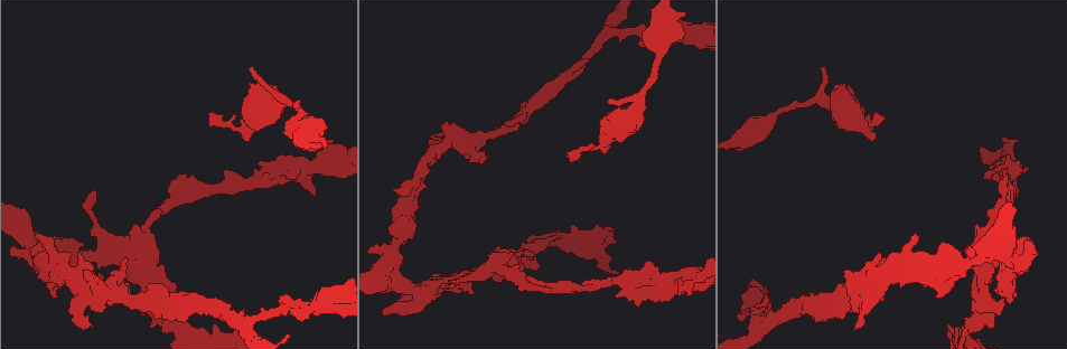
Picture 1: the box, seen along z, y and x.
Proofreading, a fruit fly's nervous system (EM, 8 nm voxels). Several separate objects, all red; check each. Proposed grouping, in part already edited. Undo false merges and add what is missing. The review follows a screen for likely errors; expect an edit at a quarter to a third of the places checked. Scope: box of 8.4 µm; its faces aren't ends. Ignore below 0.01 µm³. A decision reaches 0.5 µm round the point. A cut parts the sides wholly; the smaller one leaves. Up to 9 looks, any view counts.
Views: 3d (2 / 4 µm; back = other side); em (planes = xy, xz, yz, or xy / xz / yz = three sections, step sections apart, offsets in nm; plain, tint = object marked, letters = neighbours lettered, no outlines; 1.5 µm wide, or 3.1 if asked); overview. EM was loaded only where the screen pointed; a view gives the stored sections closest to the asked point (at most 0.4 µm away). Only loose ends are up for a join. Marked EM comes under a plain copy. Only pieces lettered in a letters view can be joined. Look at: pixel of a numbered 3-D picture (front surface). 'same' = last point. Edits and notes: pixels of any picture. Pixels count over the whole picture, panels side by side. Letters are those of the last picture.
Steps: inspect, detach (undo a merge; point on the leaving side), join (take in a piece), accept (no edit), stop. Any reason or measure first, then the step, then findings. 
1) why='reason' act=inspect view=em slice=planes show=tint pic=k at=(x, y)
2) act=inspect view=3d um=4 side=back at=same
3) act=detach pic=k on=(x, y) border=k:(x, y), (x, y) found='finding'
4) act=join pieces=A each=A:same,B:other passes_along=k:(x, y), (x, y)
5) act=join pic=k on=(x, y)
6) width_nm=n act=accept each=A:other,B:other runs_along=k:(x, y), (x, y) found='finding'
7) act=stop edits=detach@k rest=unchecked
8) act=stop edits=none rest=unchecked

why='branch stops here' act=inspect view=3d um=4 pic=1 at=(443, 128)

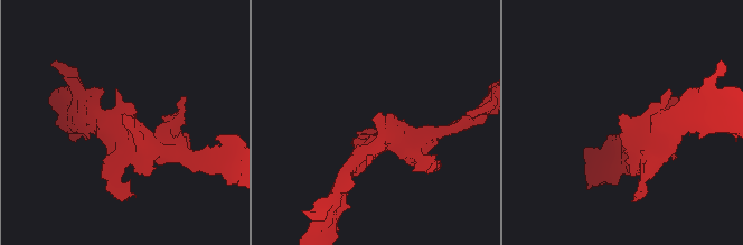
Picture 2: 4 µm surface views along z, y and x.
arm_widths_nm=220,360 why='shape alone is not enough' act=inspect view=em slice=xy step=4 show=letters pic=2 at=(624, 114)

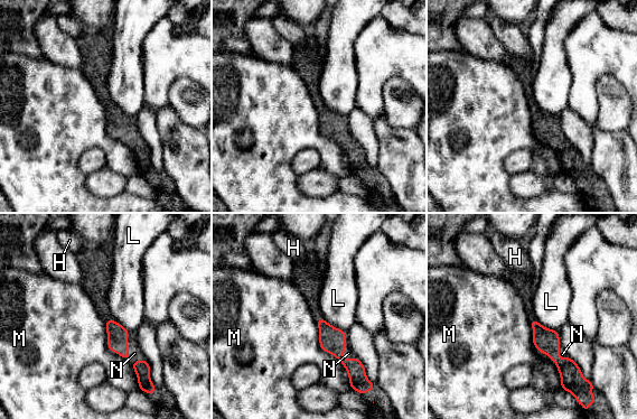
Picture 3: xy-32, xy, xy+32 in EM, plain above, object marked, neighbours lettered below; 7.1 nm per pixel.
why='another direction' act=inspect view=em slice=xz step=4 show=letters at=same

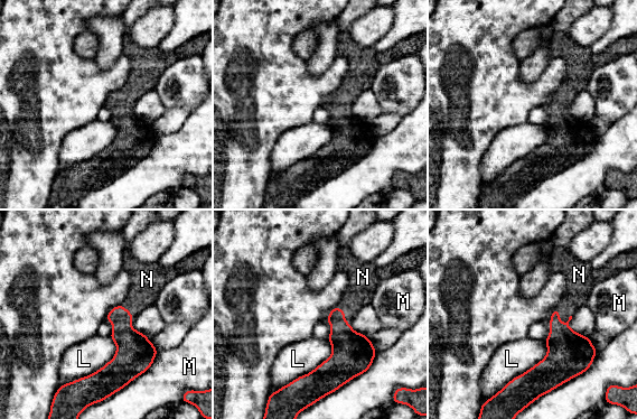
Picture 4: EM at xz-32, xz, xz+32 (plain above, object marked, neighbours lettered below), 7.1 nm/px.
act=join pieces=N each=L:other,M:other,N:same found='the neuron continues'

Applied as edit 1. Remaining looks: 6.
why='an open end' act=inspect view=em slice=xz step=4 show=letters pic=1 at=(561, 232)

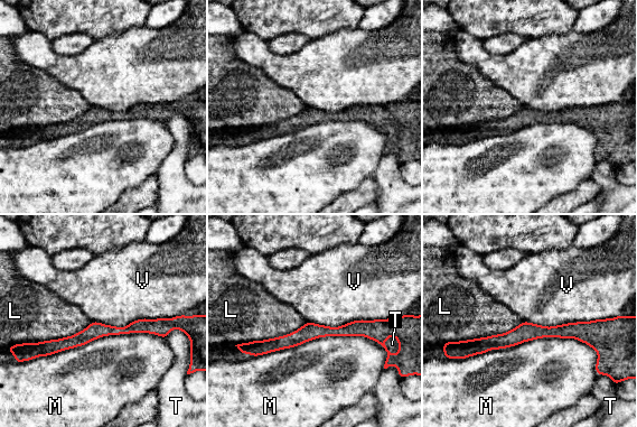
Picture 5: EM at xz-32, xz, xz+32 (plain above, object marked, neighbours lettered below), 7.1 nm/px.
act=inspect view=em slice=planes show=letters at=same

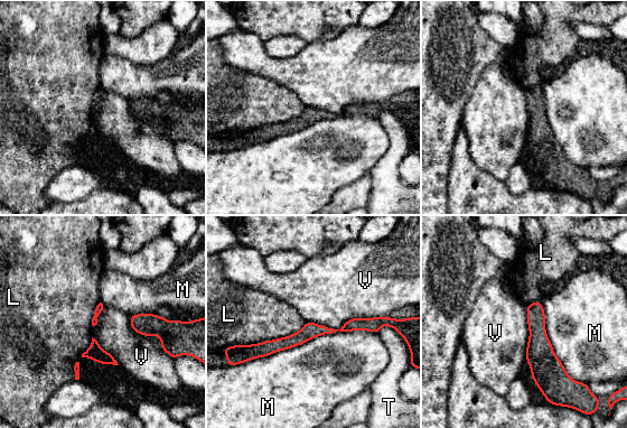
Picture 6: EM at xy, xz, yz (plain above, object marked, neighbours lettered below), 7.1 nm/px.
act=accept each=L:other,M:other,T:other,V:other border=6:(387, 315), (339, 328), (307, 322) found='no lettered piece goes on from it'

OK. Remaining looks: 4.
why='free end' act=inspect view=em slice=planes show=letters pic=1 at=(493, 280)

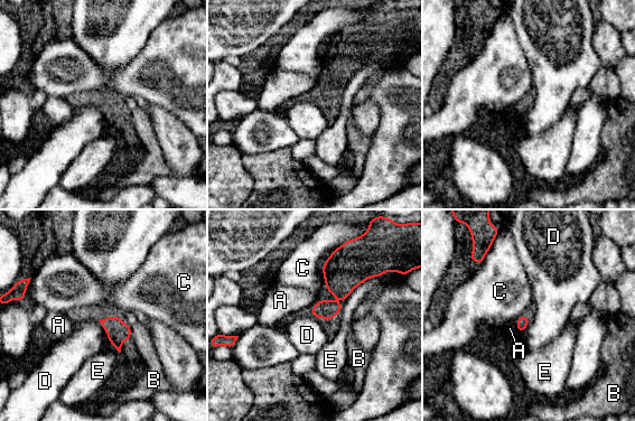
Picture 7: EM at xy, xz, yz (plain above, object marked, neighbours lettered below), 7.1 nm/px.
act=accept each=A:other,B:other,C:other,D:other,E:other found='no lettered piece goes on from it'

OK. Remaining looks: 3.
why='thin end' act=inspect view=em slice=planes show=tint pic=1 at=(825, 67)

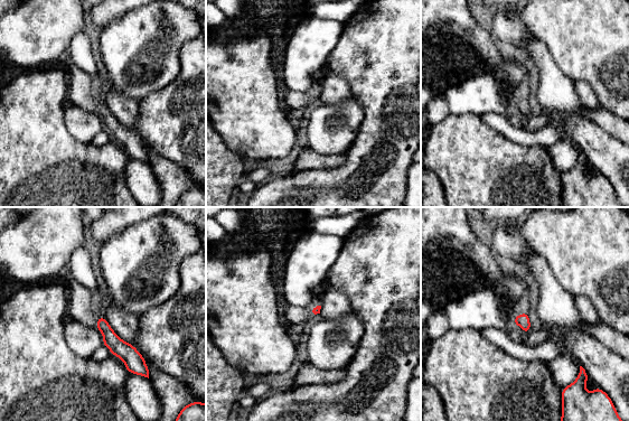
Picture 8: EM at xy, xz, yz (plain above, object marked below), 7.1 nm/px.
act=inspect view=em slice=planes show=letters at=same

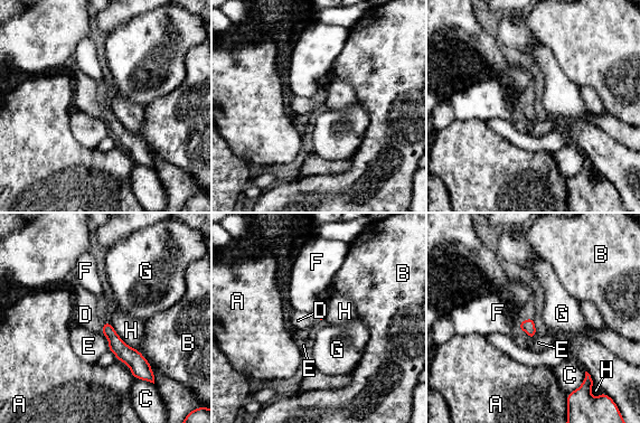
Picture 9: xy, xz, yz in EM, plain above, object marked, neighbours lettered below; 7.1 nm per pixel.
longest_contact=H:280nm act=join pieces=D each=A:other,B:other,C:other,D:same,E:other,F:other,G:other,H:other passes_along=9:(124, 353), (102, 329), (85, 315) found='the neuron continues'

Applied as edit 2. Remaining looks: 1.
act=stop edits=join@4,join@9 rest=unchecked

